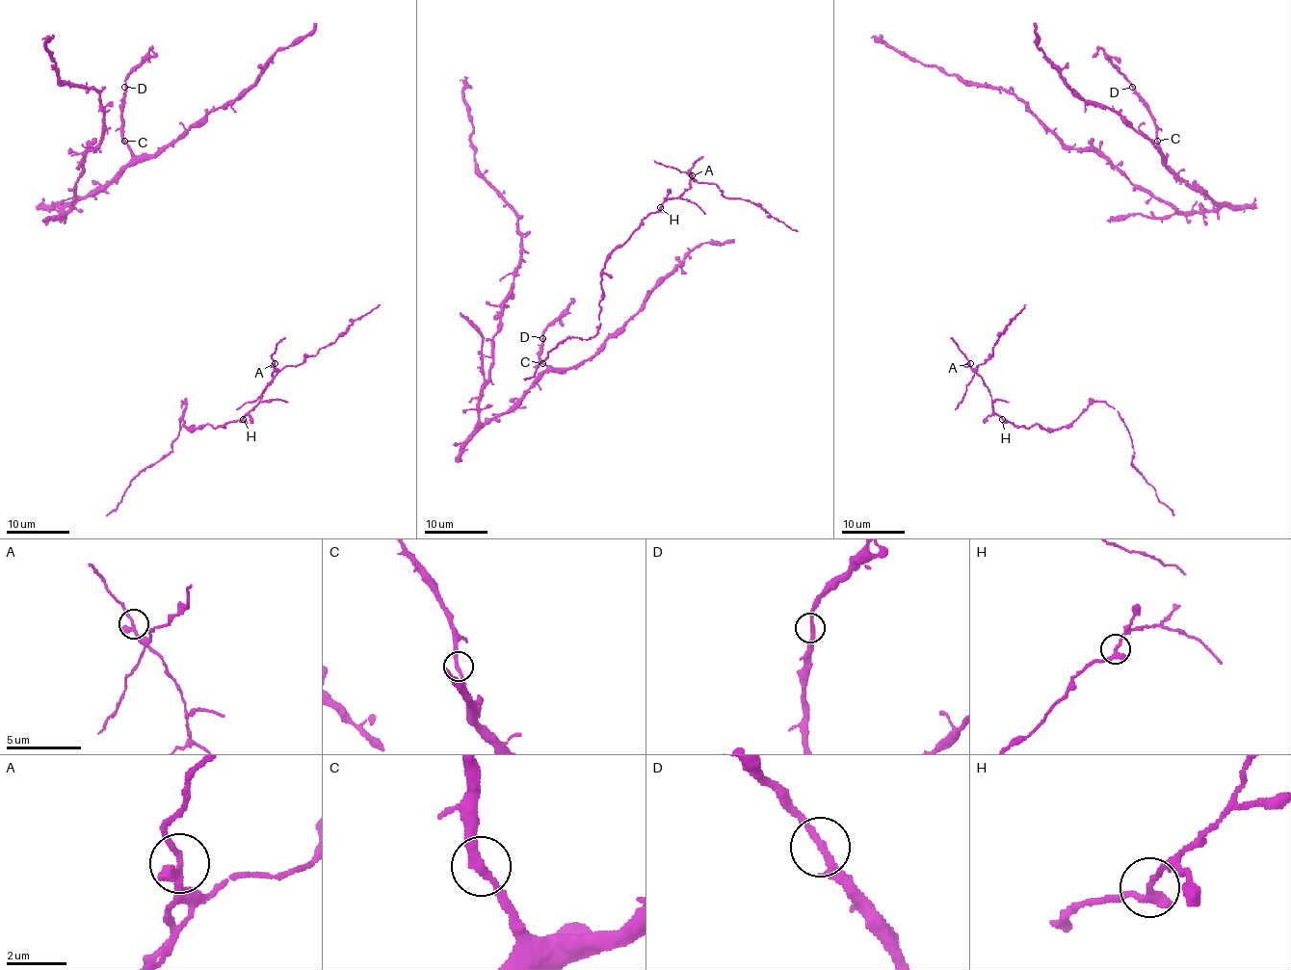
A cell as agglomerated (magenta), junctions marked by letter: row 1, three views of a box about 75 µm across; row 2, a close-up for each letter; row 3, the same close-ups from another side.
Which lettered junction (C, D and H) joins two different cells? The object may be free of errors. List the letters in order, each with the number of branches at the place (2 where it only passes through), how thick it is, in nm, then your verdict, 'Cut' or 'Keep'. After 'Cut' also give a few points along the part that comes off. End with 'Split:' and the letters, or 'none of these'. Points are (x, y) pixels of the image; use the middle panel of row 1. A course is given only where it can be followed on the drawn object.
C: Branches: 2. Thickness 280 nm. Keep
D: Branches: 2. Thickness 260 nm. Keep
H: Branches: 2. Thickness 280 nm. Cut. Course of the part to remove: (660, 207), (687, 190), (692, 180), (714, 183), (725, 197), (749, 199), (798, 230)
Split: H

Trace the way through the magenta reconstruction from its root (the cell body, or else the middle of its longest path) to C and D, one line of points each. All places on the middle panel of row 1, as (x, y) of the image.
C: (477, 327), (482, 336), (484, 390), (479, 403), (479, 420), (482, 423), (506, 412), (550, 366), (542, 363)
D: (477, 327), (482, 336), (484, 390), (479, 403), (482, 423), (504, 413), (550, 366), (540, 361), (542, 338)

